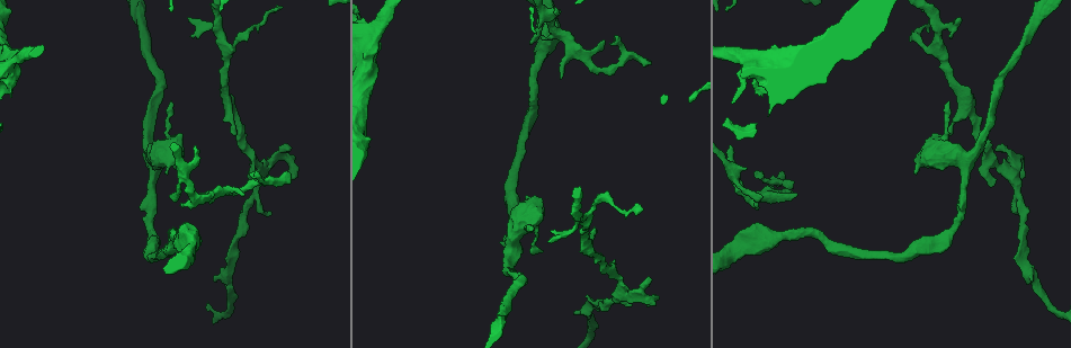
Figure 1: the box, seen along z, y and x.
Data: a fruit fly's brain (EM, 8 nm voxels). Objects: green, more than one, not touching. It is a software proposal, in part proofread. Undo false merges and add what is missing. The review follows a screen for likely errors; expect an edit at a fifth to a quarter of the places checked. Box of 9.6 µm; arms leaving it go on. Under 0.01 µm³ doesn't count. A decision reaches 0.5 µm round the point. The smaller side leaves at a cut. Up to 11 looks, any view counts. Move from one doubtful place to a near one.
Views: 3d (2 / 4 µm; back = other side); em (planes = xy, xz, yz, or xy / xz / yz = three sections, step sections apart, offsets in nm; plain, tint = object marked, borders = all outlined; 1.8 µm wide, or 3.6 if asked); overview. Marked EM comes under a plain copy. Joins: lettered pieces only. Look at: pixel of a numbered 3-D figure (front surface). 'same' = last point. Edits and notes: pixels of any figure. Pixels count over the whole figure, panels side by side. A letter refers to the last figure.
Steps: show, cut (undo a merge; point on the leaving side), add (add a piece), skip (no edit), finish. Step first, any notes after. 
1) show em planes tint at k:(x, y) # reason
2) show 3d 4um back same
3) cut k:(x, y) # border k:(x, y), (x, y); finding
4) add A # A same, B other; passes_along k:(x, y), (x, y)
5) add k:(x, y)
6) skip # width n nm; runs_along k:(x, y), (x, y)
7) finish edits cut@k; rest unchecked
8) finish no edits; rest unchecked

show em planes borders at 1:(549, 241) # tapers out

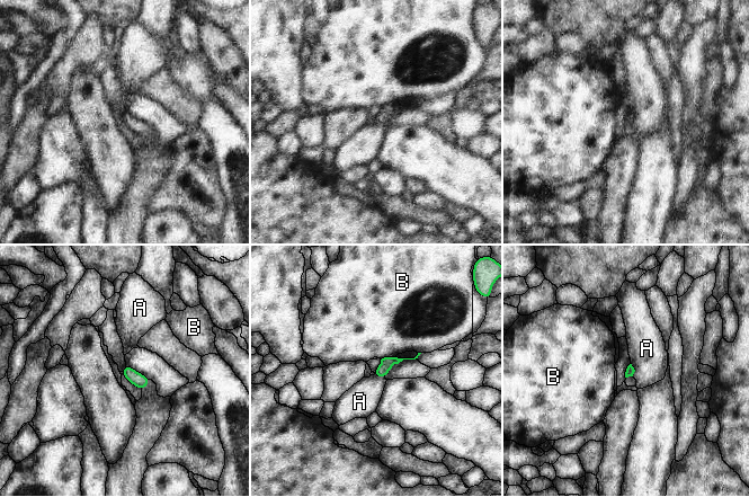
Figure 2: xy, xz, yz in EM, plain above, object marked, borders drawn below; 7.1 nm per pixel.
skip # A other, B other; border 2:(631, 363), (634, 370), (633, 375); no lettered piece goes on from it

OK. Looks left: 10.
show em planes borders at 1:(783, 175) # branch stops here

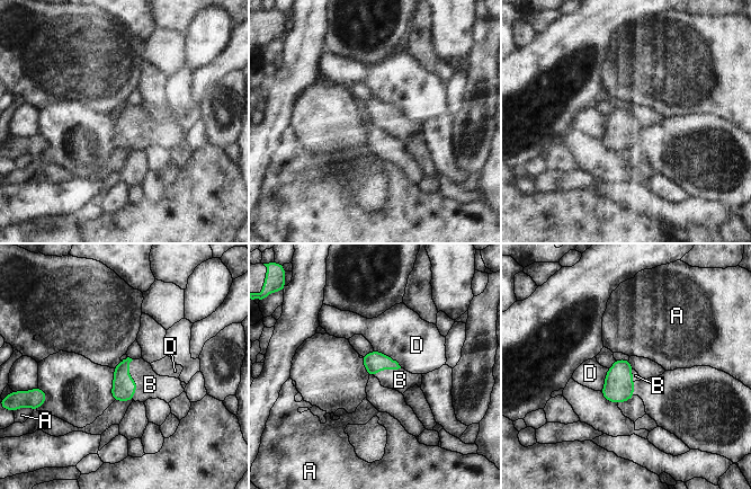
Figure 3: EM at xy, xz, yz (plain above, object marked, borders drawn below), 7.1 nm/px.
add B # longest_contact B 300 nm; A other, B same, D other; the cell continues

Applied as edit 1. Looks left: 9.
show overview # redraw

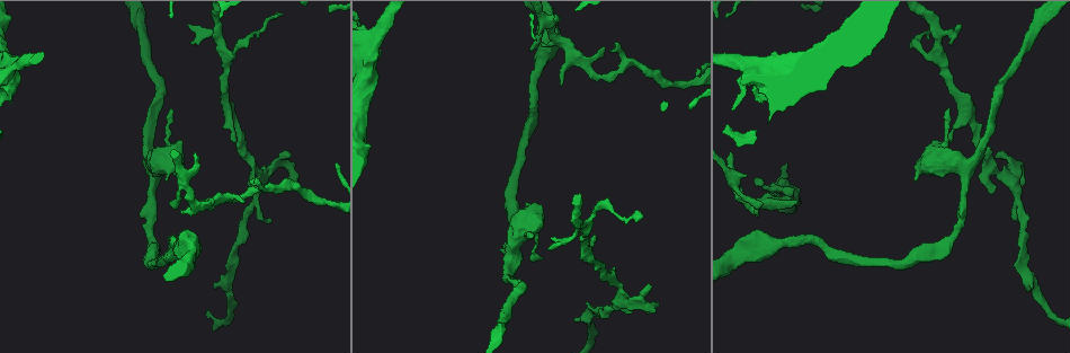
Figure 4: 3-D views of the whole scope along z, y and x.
show 3d 4um at 4:(595, 311) # a narrow waist

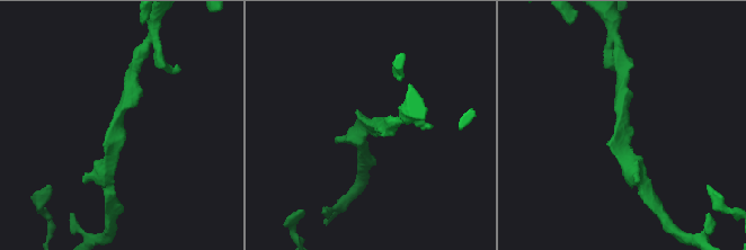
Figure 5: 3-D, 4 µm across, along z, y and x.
show em yz step 8 borders at 5:(373, 124) # arm_widths 190, 280 nm

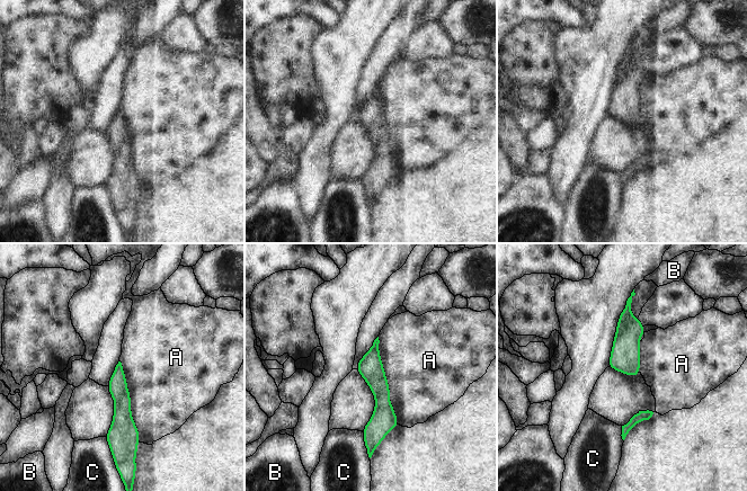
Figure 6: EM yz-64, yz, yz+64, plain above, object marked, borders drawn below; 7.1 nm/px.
skip # width 140 nm; A other, B other, C other; all the same cell

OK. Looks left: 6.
show em planes borders at 4:(1003, 178) # arms run side by side

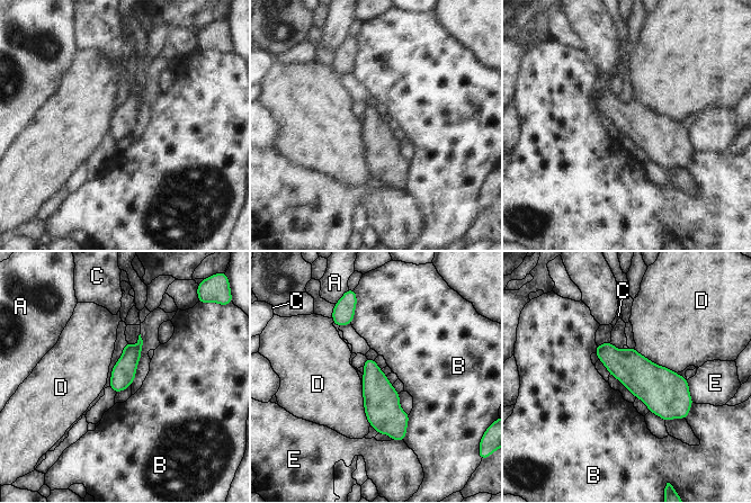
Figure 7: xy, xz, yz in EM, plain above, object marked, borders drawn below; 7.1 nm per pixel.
skip # longest_contact D 360 nm; A other, B other, C other, D other, E other; border 7:(410, 414), (407, 434), (403, 440); all the same cell

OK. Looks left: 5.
show 3d 2um back at 4:(915, 42) # sharp bend

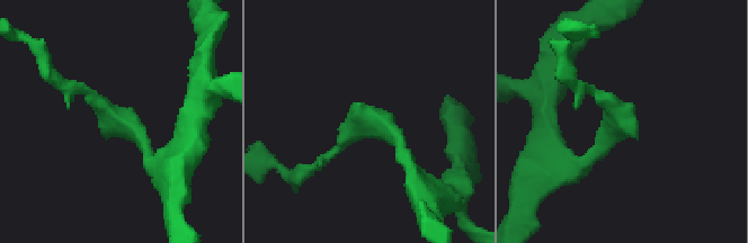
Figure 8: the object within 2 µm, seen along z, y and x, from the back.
show em xz step 4 tint at 8:(120, 118)

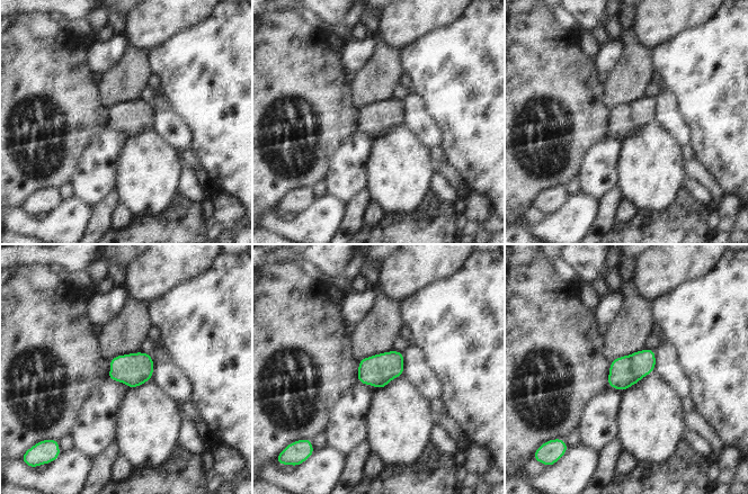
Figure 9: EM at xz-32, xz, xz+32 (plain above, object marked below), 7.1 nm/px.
show em xz step 4 borders same

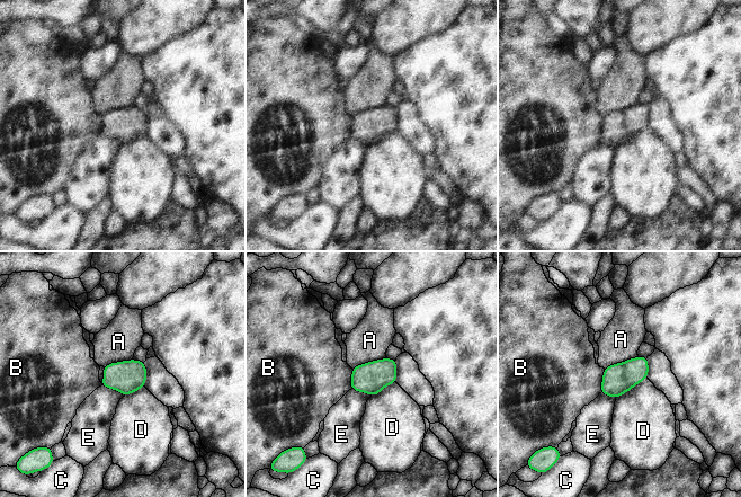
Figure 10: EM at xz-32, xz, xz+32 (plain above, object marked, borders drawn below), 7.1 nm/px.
skip # width 220 nm; A other, B other, C other, D other, E other; border 10:(100, 385), (115, 389), (123, 396); all the same cell

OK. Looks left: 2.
finish edits add@3; rest unchecked

